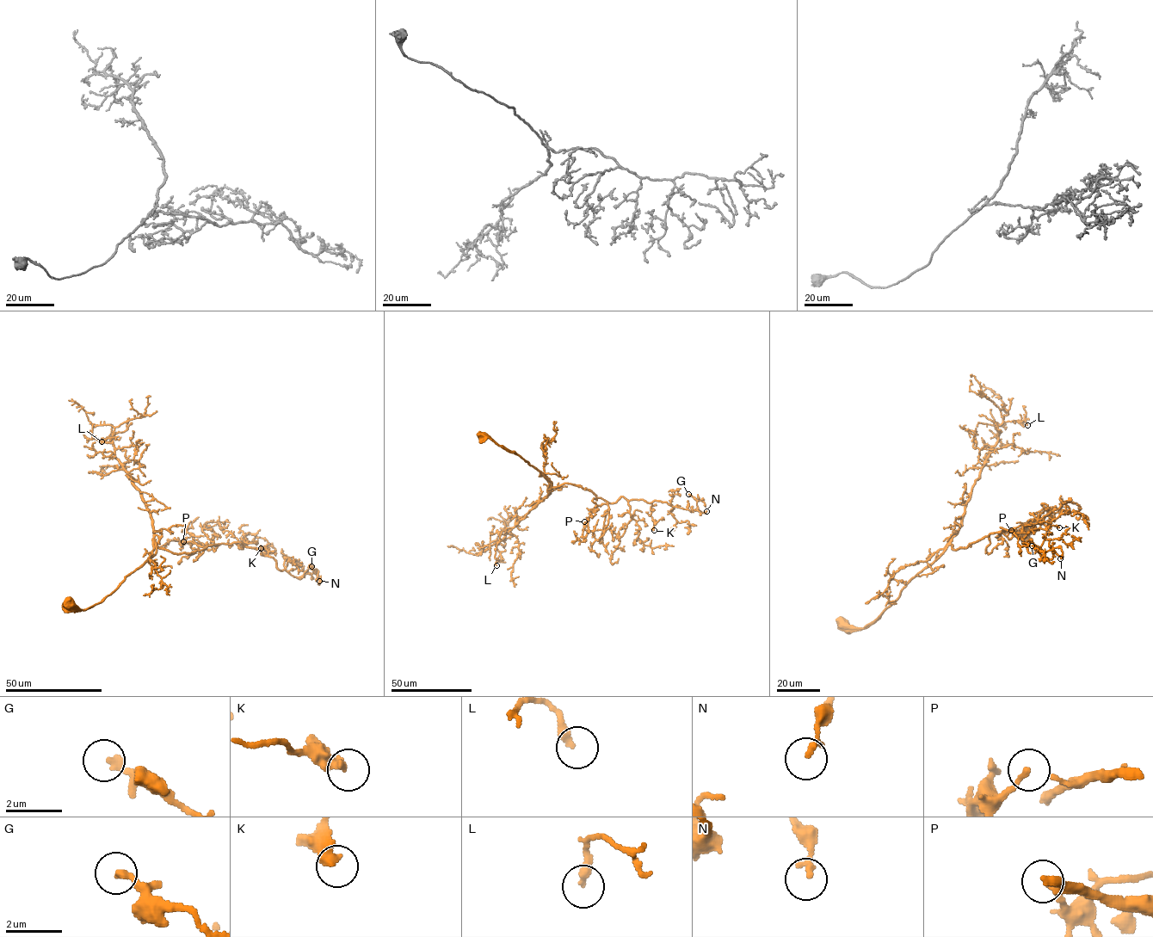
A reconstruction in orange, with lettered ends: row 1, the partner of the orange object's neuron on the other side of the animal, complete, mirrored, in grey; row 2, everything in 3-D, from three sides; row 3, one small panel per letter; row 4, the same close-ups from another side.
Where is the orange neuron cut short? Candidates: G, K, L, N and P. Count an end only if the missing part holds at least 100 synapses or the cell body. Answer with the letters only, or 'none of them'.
none of them

